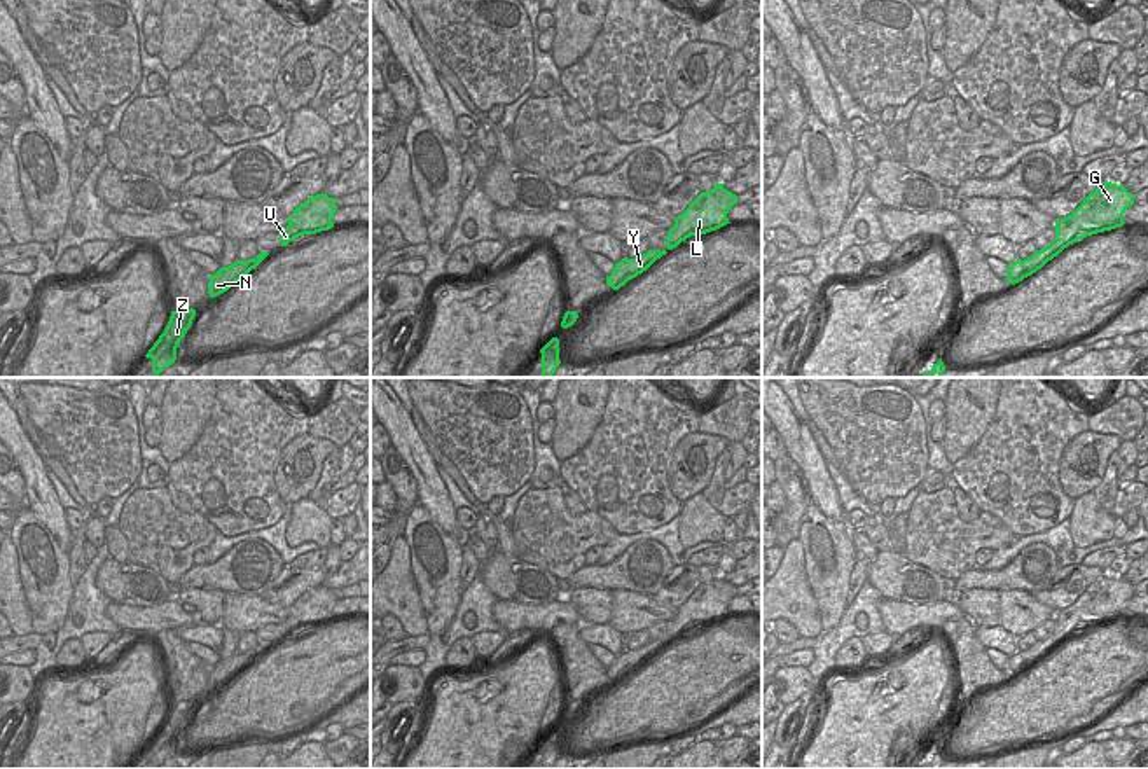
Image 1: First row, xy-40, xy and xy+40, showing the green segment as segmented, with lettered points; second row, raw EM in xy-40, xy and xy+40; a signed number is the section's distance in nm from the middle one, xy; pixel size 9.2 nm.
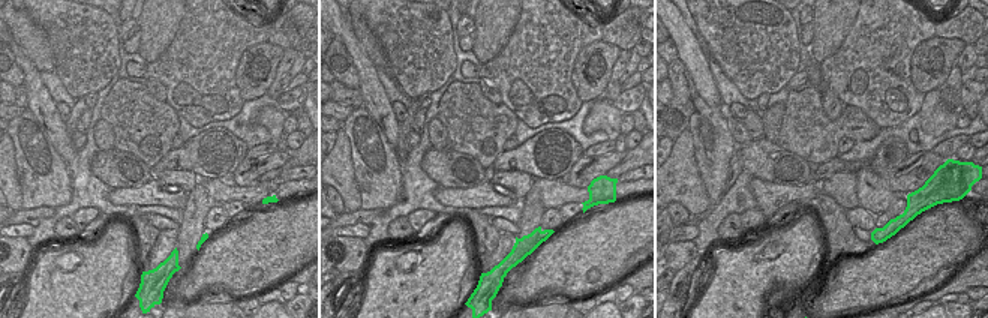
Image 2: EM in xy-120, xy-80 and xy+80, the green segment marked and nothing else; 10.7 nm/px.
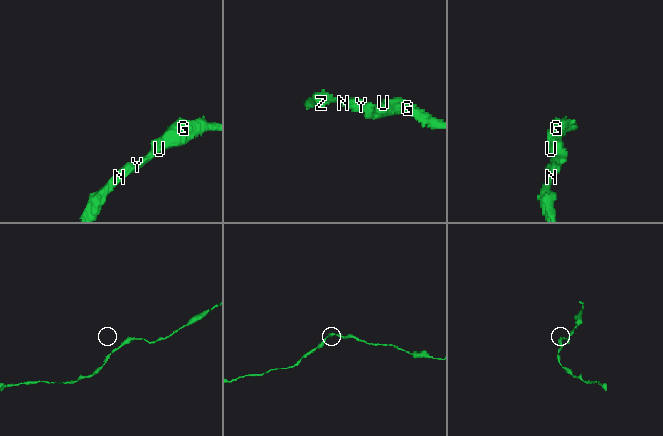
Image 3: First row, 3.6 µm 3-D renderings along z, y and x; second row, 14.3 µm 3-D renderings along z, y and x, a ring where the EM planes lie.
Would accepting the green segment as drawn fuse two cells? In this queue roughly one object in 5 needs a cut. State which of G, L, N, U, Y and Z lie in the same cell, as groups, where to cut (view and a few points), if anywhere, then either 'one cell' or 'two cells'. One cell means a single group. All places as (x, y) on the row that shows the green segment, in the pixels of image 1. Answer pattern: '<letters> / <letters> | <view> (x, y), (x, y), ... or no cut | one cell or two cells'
G L N U Y Z | no cut | one cell

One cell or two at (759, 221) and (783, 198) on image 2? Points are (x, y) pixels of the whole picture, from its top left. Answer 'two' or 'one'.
two

